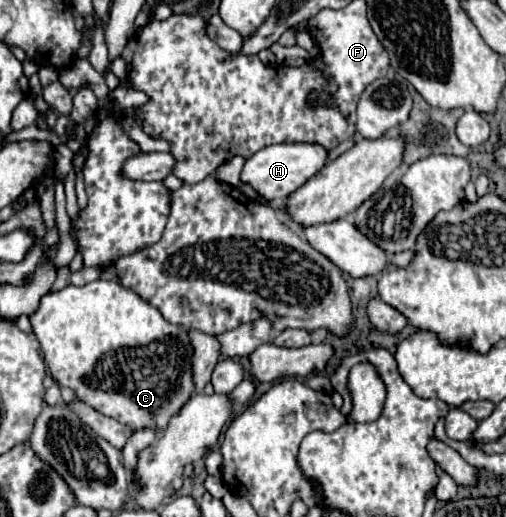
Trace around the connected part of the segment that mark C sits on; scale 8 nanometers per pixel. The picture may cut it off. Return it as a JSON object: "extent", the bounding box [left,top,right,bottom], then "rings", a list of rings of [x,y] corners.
{"extent":[29,279,195,431],"rings":[[[97,279],[81,287],[67,285],[57,293],[47,293],[29,319],[53,379],[61,387],[69,387],[77,399],[85,401],[99,413],[129,425],[133,431],[165,431],[171,417],[177,415],[195,393],[195,383],[191,379],[193,351],[189,331],[181,325],[167,323],[157,307],[149,305],[135,291],[117,281]]]}

